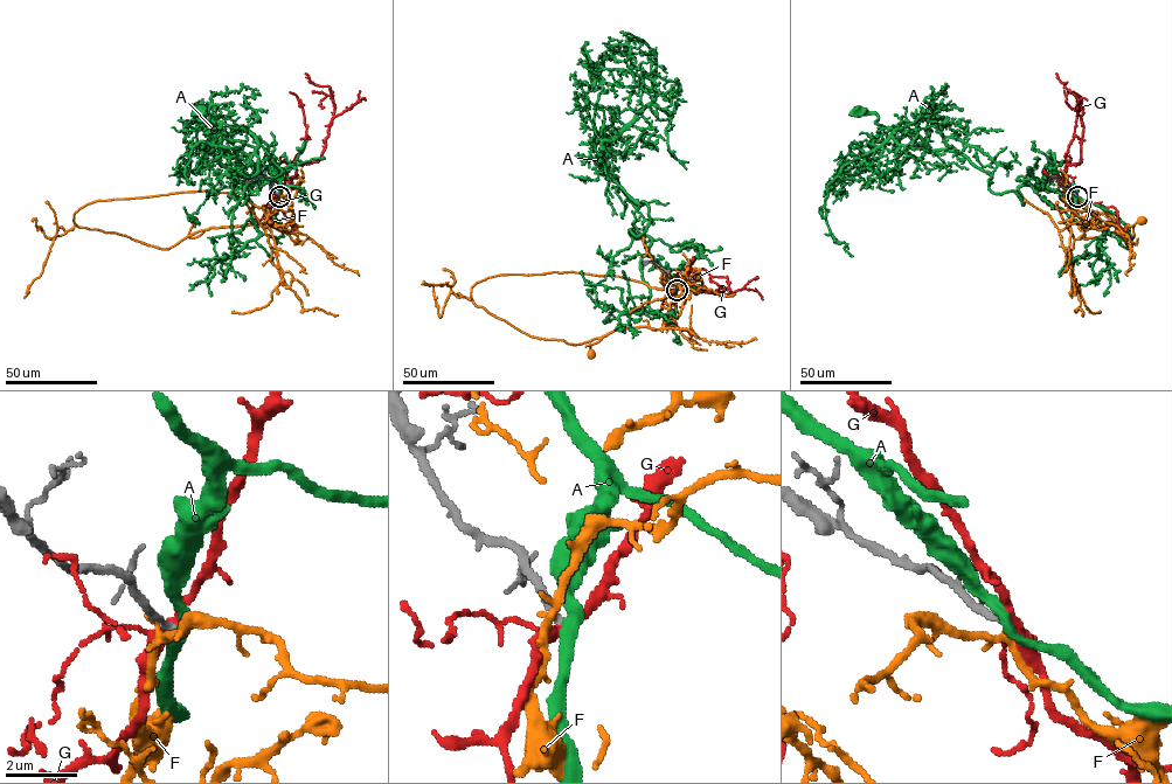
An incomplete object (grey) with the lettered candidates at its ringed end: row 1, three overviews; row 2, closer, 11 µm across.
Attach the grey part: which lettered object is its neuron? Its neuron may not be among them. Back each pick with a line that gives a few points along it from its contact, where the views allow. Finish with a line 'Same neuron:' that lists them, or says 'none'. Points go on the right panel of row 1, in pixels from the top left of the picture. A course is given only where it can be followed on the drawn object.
Same neuron: none

